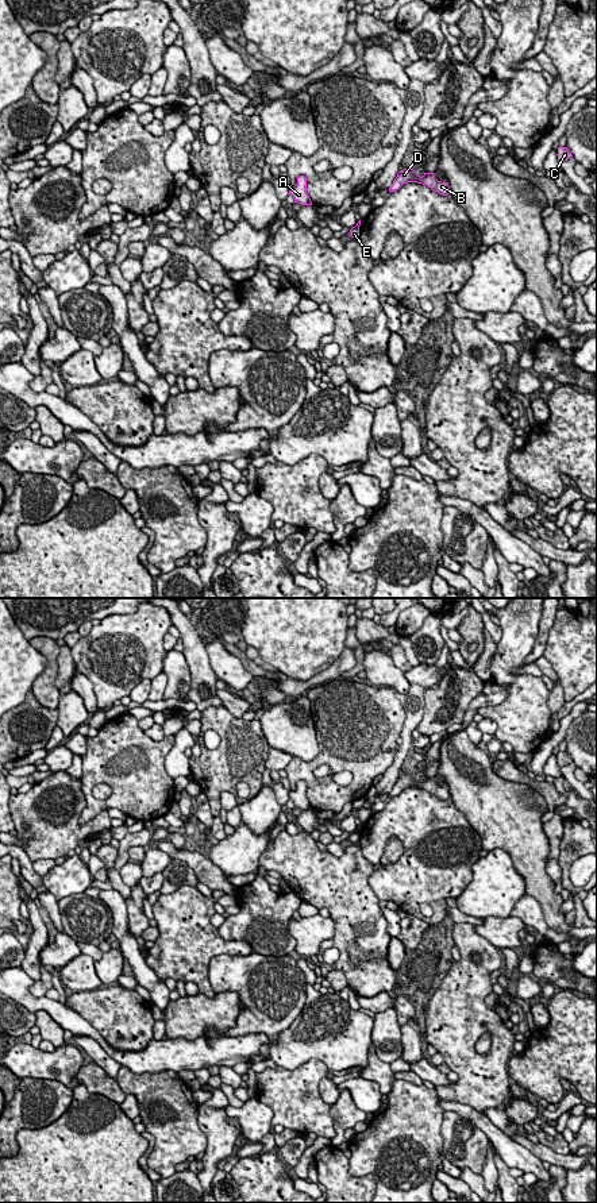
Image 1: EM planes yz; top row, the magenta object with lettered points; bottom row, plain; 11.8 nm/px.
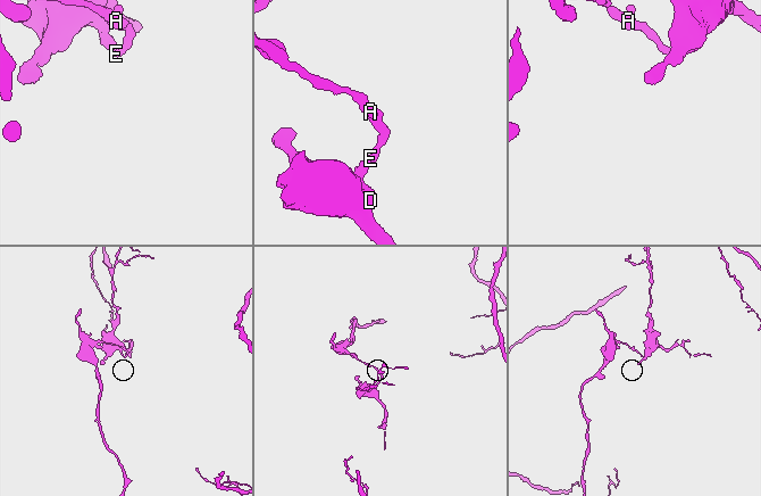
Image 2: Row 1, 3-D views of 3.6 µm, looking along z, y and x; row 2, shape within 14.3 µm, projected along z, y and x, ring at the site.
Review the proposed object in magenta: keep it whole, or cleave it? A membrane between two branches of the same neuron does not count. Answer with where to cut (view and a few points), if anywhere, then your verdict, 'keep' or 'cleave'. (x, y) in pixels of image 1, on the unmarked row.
cut in yz along (355, 831), (358, 833); cleave

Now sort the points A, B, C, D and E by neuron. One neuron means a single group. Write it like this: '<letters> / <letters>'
A E / B C D

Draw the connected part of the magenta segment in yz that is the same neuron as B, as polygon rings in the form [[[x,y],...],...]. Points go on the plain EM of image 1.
[[[404,774],[397,778],[397,782],[394,783],[392,791],[389,793],[389,797],[397,797],[404,788],[408,787],[417,787],[427,790],[432,795],[438,797],[442,801],[447,801],[451,798],[450,791],[447,787],[438,786],[434,780],[434,778],[424,778],[423,782],[417,780],[413,774]]]

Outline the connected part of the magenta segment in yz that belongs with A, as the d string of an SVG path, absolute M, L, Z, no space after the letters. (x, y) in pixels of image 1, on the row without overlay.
M304 780L297 782L294 791L289 790L289 799L293 801L294 807L301 810L312 810L312 806L307 798L307 783Z

